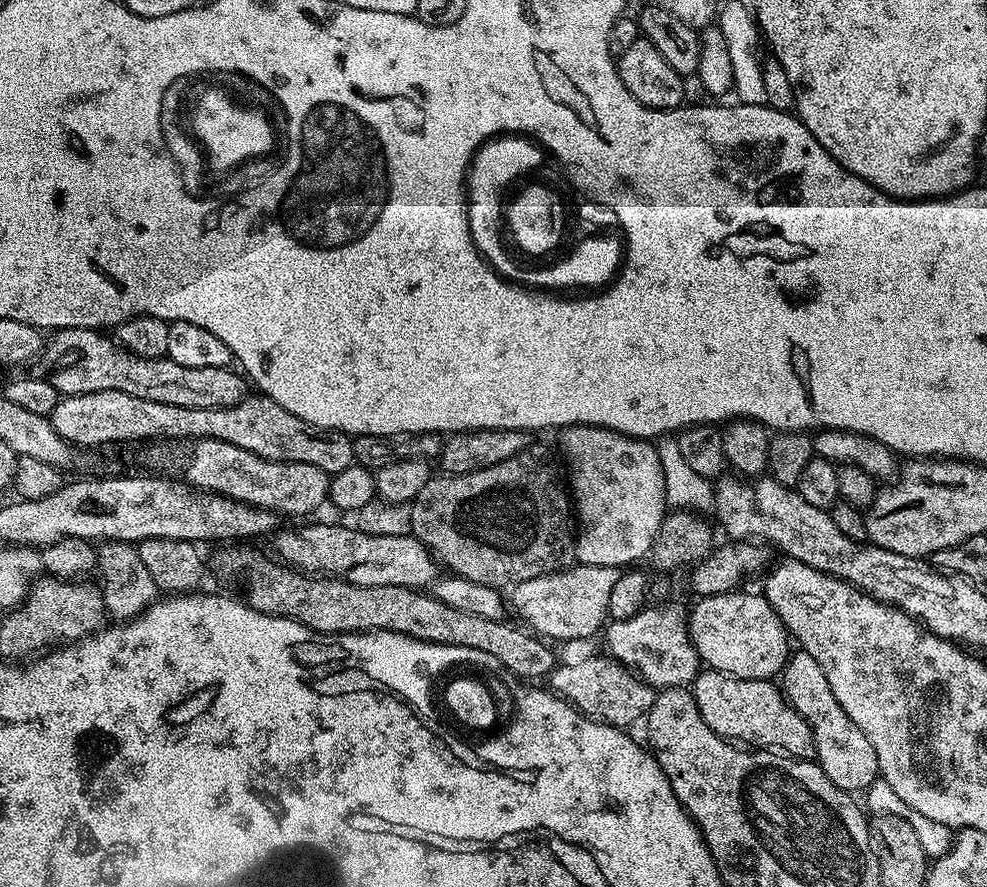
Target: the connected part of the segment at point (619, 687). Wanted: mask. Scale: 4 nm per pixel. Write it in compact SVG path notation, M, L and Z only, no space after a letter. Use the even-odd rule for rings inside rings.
M604 654L588 656L585 660L574 661L573 664L557 663L550 677L550 688L582 714L599 720L601 724L612 724L615 728L622 729L627 729L628 724L635 720L643 721L657 694L657 689L645 684L636 672Z

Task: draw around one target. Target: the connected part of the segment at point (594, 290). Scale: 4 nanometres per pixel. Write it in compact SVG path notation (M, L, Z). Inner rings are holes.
M496 128L496 132L484 132L476 144L472 144L472 152L468 152L468 160L464 160L464 169L460 172L460 208L464 208L464 228L468 232L468 244L472 244L472 252L476 260L484 264L484 272L492 276L492 280L500 280L504 288L512 288L512 292L524 292L524 296L540 296L544 300L556 300L556 304L588 304L588 300L601 300L608 292L616 292L616 284L624 280L624 272L628 272L628 264L632 264L632 236L628 236L628 224L620 217L620 212L612 208L612 204L604 204L600 196L592 196L576 176L572 176L572 168L564 164L560 152L542 139L536 132L528 132L528 128Z

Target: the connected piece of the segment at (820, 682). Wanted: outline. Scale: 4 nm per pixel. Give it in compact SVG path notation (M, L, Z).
M796 650L784 663L784 670L778 677L779 687L794 710L806 718L810 730L814 734L814 746L817 764L834 782L834 786L843 792L863 793L880 776L878 754L874 754L874 746L870 746L870 738L854 726L850 714L838 706L838 698L834 698L834 690L830 690L830 682L826 682L826 674L822 674L822 666L810 658L803 650Z

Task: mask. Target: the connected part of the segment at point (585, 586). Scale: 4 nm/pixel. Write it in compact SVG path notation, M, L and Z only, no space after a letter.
M577 563L562 572L551 572L511 585L510 608L516 611L517 621L525 620L520 622L541 638L584 640L605 627L609 619L610 590L614 590L614 582L618 582L619 577L617 569Z

